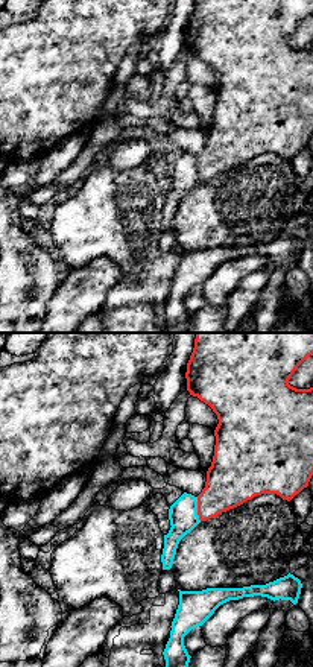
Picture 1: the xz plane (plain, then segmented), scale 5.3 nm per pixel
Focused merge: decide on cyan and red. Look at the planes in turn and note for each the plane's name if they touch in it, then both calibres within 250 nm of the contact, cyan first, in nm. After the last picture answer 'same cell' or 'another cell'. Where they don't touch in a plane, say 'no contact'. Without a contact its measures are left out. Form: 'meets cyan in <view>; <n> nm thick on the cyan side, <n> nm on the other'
meets cyan in xz; 160 nm thick on the cyan side, 280 nm on the other

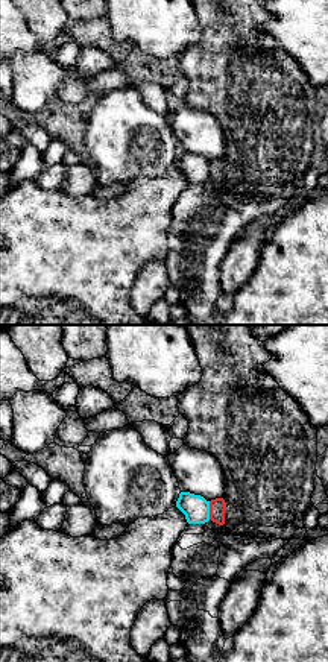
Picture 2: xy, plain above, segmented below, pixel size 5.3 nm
meets cyan in xy; 140 nm thick on the cyan side, 90 nm on the other

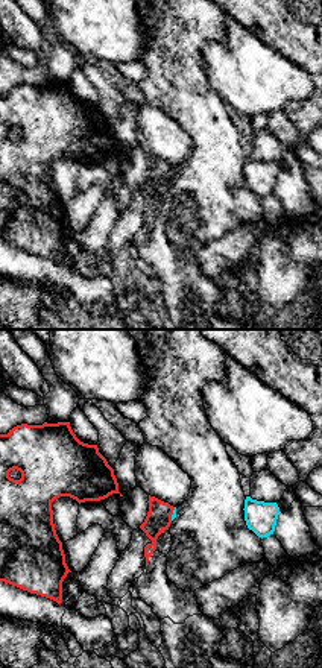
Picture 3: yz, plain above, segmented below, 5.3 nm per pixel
meets cyan in yz; 20 nm thick on the cyan side, 130 nm on the other

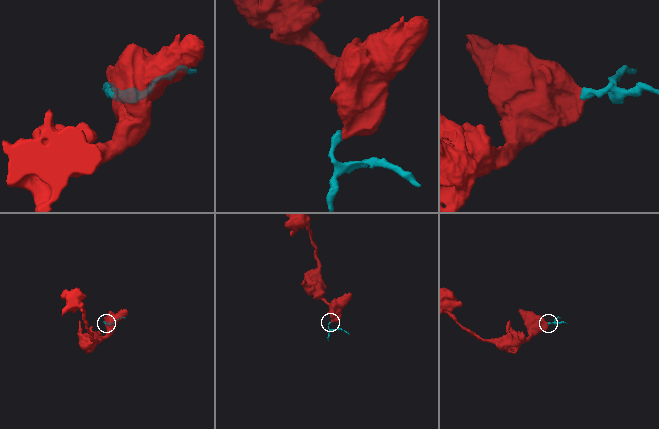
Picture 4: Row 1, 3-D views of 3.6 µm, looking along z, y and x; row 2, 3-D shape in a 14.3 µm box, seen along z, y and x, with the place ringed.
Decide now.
another cell

